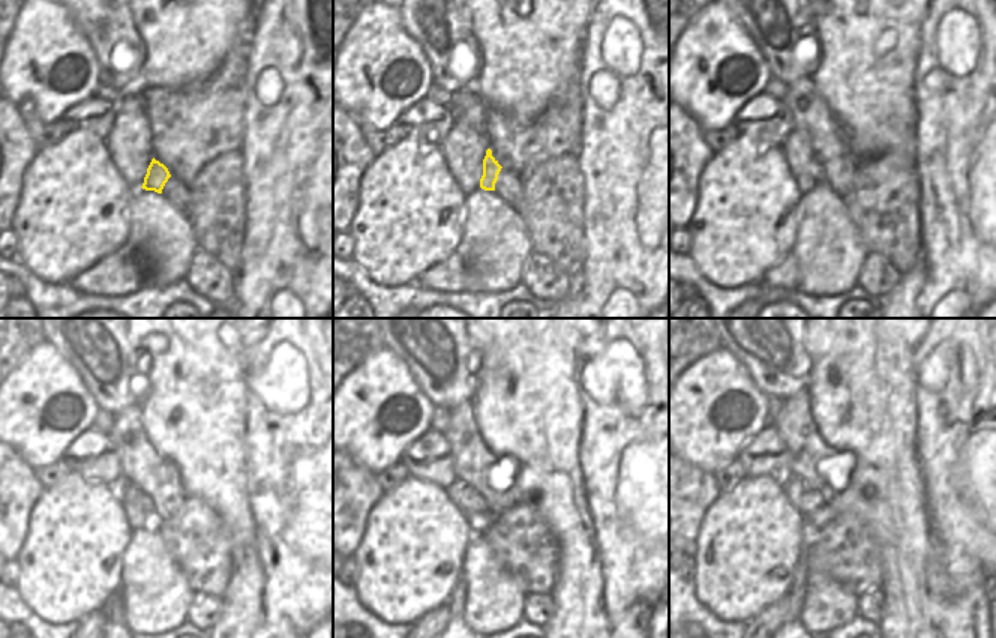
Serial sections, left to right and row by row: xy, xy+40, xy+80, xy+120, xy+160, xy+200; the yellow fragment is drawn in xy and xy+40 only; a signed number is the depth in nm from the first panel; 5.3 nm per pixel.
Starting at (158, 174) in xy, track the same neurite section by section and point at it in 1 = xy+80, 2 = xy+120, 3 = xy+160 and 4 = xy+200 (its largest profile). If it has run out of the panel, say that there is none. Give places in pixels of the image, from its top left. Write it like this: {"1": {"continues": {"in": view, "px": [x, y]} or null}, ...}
{"1": {"continues": {"in": "xy+80", "px": [819, 171]}}, "2": {"continues": {"in": "xy+120", "px": [128, 493]}}, "3": {"continues": {"in": "xy+160", "px": [465, 499]}}, "4": {"continues": {"in": "xy+200", "px": [804, 499]}}}

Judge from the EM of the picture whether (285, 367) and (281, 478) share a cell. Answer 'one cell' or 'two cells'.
one cell

